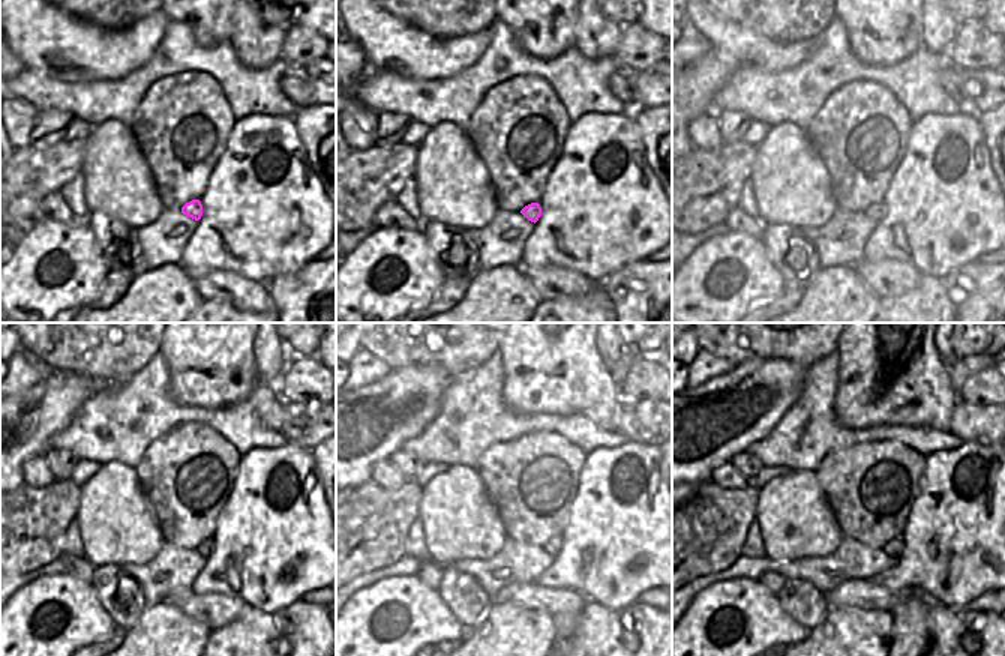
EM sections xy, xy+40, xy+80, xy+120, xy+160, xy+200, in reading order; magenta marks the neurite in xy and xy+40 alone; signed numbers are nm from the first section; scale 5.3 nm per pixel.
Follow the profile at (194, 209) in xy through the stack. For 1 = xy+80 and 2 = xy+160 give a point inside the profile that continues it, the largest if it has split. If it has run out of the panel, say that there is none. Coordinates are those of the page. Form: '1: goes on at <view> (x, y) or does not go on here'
1: goes on at xy+80 (876, 212)
2: goes on at xy+160 (554, 545)

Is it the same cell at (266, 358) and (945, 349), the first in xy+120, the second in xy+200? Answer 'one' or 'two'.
one

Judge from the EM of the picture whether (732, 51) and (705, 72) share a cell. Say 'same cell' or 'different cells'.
different cells

